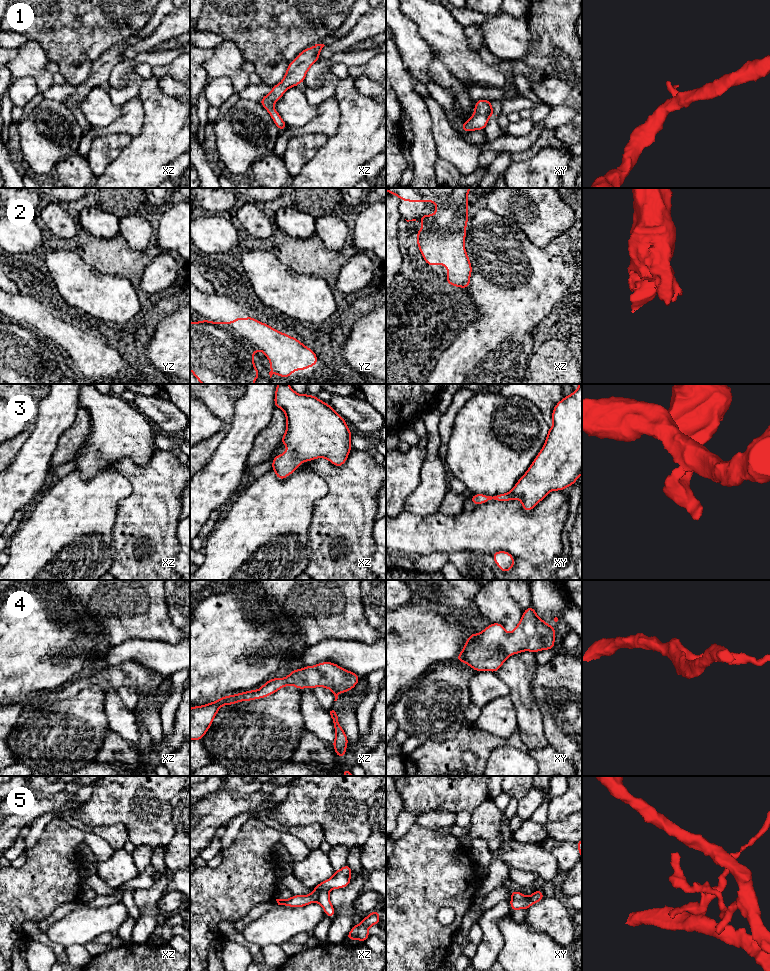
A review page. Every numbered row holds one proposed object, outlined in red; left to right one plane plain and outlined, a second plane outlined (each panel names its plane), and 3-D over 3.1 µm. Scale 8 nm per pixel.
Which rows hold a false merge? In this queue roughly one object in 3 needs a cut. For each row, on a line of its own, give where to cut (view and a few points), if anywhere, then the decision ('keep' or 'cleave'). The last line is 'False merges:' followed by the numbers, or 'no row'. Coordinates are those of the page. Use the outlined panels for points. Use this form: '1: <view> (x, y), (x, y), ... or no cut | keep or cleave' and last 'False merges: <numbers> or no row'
1: no cut | keep
2: xz (419, 247), (429, 247), (441, 256), (449, 248), (465, 251) | cleave
3: no cut | keep
4: no cut | keep
5: xz (328, 888), (320, 890), (316, 901) | cleave
False merges: 2, 5

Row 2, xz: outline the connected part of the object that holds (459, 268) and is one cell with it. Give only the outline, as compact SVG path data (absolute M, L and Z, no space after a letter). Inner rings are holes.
M448 246L448 250L441 257L436 253L432 253L430 247L421 247L419 249L428 266L447 266L446 280L448 285L461 287L463 290L469 287L472 265L466 251L452 251Z

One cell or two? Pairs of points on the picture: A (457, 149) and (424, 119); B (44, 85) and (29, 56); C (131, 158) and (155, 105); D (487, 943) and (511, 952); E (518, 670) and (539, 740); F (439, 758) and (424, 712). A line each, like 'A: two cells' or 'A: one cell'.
A: two cells
B: one cell
C: one cell
D: two cells
E: one cell
F: two cells

